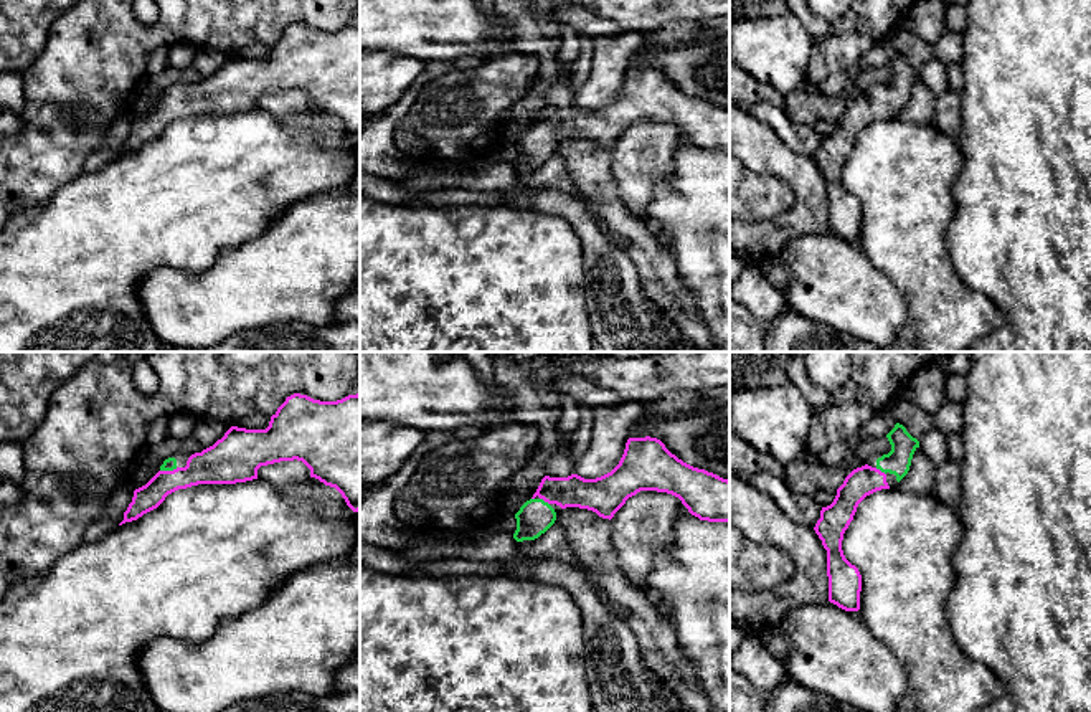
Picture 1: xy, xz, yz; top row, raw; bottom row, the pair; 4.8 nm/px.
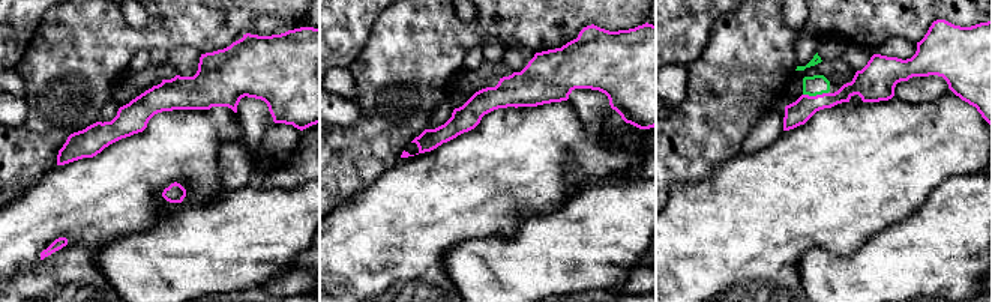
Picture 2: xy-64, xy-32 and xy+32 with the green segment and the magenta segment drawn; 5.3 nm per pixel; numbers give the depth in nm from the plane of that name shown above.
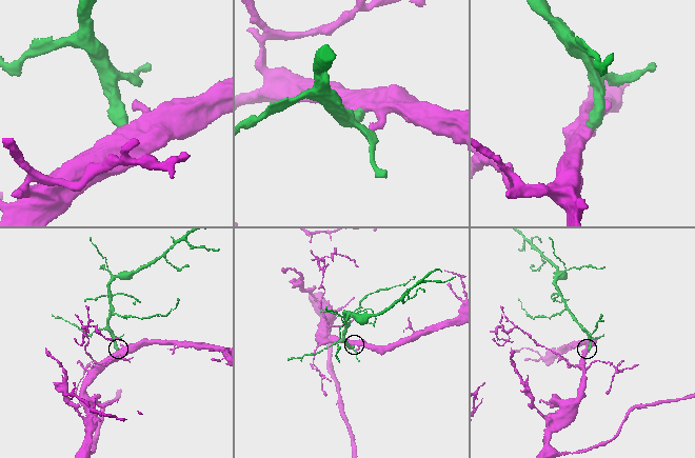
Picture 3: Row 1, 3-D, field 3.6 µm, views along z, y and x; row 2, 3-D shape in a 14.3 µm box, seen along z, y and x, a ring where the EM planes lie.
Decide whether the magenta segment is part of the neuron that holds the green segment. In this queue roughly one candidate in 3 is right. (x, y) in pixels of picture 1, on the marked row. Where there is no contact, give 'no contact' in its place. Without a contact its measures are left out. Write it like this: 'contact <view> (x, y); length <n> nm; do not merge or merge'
contact xy (169, 469); length 90 nm; merge

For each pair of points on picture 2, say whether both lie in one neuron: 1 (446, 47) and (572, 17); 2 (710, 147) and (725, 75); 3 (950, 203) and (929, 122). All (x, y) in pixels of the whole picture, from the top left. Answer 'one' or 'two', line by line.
1: one
2: one
3: two

